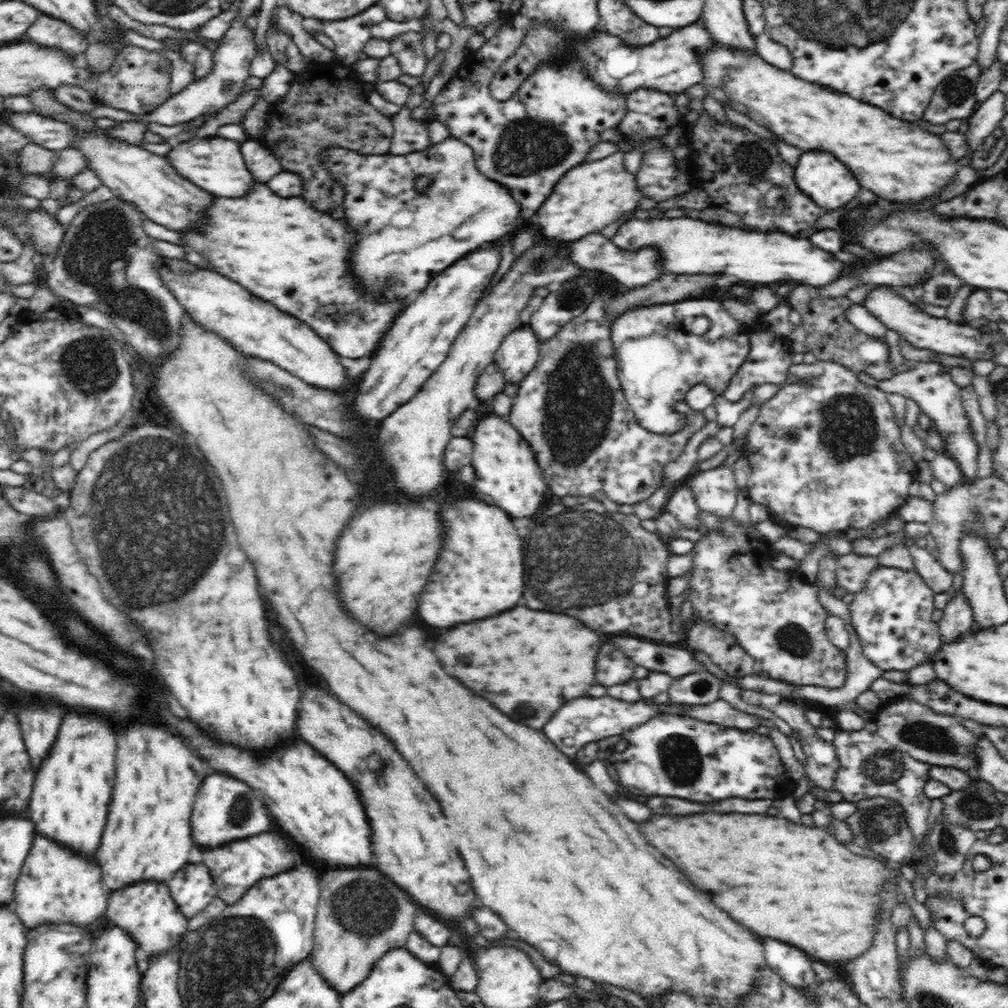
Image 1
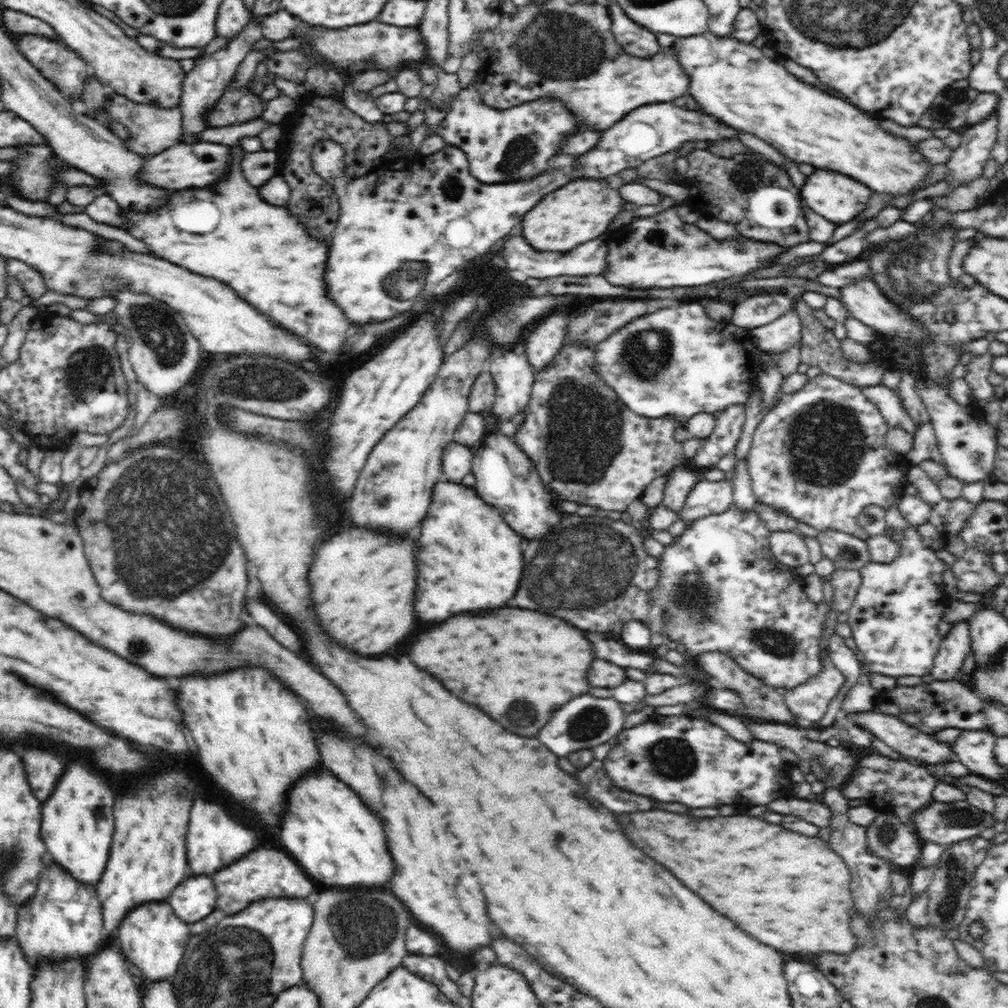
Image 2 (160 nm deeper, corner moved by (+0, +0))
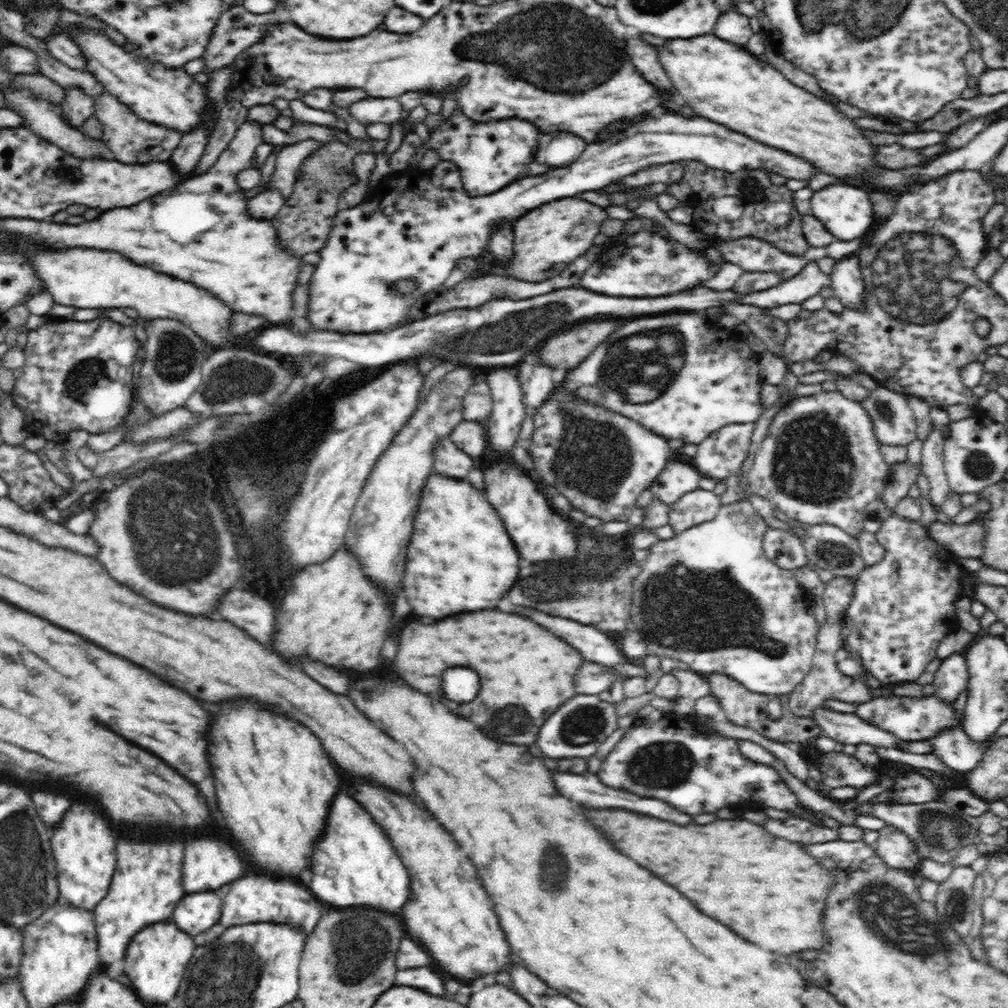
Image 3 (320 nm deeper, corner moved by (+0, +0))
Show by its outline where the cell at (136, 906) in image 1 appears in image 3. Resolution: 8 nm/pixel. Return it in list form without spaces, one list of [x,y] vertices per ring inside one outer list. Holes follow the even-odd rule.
[[[172,918],[138,930],[138,934],[126,948],[124,958],[125,973],[130,979],[130,987],[148,1004],[168,1004],[176,996],[195,950],[193,937],[182,932]]]

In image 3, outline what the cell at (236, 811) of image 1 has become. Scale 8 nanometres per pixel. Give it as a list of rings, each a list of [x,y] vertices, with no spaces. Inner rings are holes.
[[[196,836],[186,842],[186,852],[184,852],[184,876],[182,877],[182,886],[184,893],[195,894],[209,892],[209,890],[218,890],[228,882],[234,882],[242,878],[244,874],[244,862],[238,849],[232,848],[230,842],[218,840],[214,836]]]

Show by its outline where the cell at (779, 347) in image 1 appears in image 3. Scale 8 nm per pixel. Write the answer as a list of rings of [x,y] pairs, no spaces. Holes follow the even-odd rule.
[[[749,423],[744,425],[728,424],[720,431],[712,432],[708,438],[704,438],[698,444],[693,466],[702,476],[714,478],[717,482],[728,478],[728,476],[738,476],[744,460],[748,458],[750,440],[752,440],[752,432],[754,430],[754,424]]]

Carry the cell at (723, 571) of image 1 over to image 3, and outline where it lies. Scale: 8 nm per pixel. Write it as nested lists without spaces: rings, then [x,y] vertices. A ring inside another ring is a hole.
[[[748,500],[724,504],[720,507],[718,514],[708,522],[701,525],[686,528],[684,532],[668,538],[658,540],[649,548],[648,556],[640,563],[640,572],[633,580],[631,590],[630,628],[642,632],[642,638],[646,640],[646,656],[654,654],[660,658],[674,658],[682,660],[690,666],[691,670],[704,676],[706,674],[726,674],[737,680],[750,692],[768,694],[773,697],[778,695],[789,695],[804,676],[811,669],[814,652],[817,644],[818,626],[814,615],[808,614],[811,606],[809,598],[802,592],[802,585],[796,581],[795,571],[780,568],[773,560],[770,560],[763,551],[763,536],[768,530],[768,525],[751,506]]]

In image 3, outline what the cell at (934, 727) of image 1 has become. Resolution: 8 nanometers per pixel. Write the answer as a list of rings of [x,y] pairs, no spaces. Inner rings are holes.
[[[818,707],[811,714],[815,722],[823,732],[823,736],[832,738],[842,744],[870,744],[875,747],[883,746],[892,748],[906,740],[900,740],[897,736],[864,722],[853,712],[840,713],[827,708]]]

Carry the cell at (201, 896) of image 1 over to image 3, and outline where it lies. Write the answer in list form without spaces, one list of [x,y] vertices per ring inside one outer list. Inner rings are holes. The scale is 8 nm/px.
[[[214,891],[188,894],[174,908],[172,921],[186,934],[194,937],[212,928],[221,918],[221,901]]]

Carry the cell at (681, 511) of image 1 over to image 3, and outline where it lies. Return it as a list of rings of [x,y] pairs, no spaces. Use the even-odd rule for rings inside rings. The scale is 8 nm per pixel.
[[[670,460],[664,470],[656,477],[651,487],[651,493],[656,499],[670,506],[684,494],[697,490],[702,475],[689,464]]]

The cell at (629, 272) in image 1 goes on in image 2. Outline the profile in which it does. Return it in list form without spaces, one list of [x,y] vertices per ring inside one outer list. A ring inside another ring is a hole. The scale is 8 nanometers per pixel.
[[[602,233],[598,238],[584,242],[580,246],[576,246],[570,252],[540,252],[539,250],[532,250],[522,236],[508,236],[504,238],[504,244],[500,250],[496,250],[498,254],[506,260],[506,266],[509,270],[520,270],[524,272],[529,278],[552,278],[556,276],[590,276],[590,274],[602,274],[604,266],[606,266],[606,255],[608,252],[607,241],[610,234]]]

